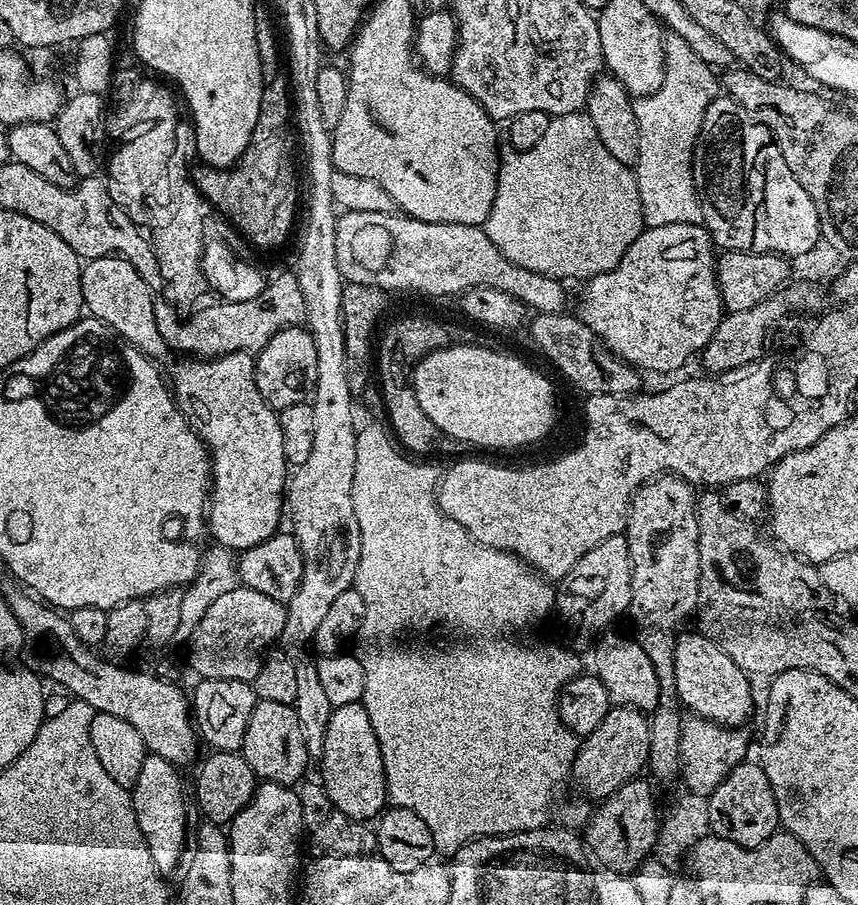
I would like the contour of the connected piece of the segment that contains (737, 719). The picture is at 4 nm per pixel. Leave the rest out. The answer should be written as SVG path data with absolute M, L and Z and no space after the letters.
M698 630L691 631L681 631L674 646L674 676L681 705L685 709L689 708L692 711L689 713L695 714L699 719L712 720L725 728L747 725L748 715L752 712L753 681L747 672L738 667L734 658L722 650L722 646Z

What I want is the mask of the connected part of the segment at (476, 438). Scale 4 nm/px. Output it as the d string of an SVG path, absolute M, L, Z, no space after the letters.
M452 342L447 348L437 348L434 352L427 352L425 356L419 357L415 364L416 369L412 372L410 387L418 398L418 406L422 406L426 418L430 418L430 422L434 422L438 430L442 430L445 436L451 439L459 440L461 445L477 444L480 448L520 448L523 444L536 444L551 430L552 423L556 420L556 396L552 393L551 382L538 369L531 368L526 361L519 360L518 357L511 356L508 352L495 352L492 348L479 348L476 344Z

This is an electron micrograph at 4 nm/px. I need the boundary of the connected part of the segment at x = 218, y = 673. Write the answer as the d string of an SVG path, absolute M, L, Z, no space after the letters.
M238 586L230 594L222 594L202 614L198 626L191 629L195 675L206 680L226 678L251 682L258 670L262 670L266 653L279 641L287 613L285 605L266 598L266 594L258 594L258 590Z

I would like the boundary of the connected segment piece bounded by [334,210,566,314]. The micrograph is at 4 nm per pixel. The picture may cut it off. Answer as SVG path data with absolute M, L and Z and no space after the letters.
M341 211L336 218L336 237L334 254L338 258L338 270L341 277L349 284L364 284L366 287L378 287L389 294L395 292L425 292L428 296L459 297L461 292L468 292L478 286L500 288L506 294L518 298L525 309L533 313L564 312L564 288L561 281L546 274L534 274L510 258L506 258L490 242L483 227L475 224L447 224L446 222L426 222L415 220L413 216L388 213L370 213L369 211Z

